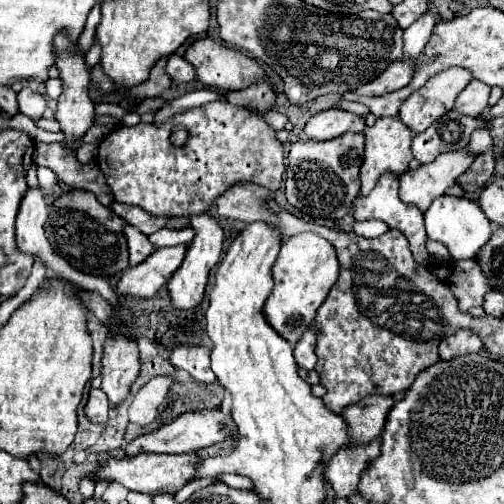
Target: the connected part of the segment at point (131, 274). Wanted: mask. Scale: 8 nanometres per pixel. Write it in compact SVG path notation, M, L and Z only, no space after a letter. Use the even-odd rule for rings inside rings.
M186 243L176 247L156 249L146 261L122 273L122 279L118 281L118 293L144 297L144 299L154 297L156 291L164 287L170 275L182 265L186 249L188 249Z

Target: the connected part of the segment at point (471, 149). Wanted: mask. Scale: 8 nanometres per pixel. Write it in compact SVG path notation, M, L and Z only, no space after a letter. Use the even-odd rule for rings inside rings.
M482 129L482 131L474 131L474 133L472 133L470 143L466 145L466 151L476 157L476 155L486 153L490 147L492 147L492 137L490 137L488 129Z

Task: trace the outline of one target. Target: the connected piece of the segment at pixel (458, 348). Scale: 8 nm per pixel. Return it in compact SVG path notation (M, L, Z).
M458 331L456 335L444 339L440 343L440 359L456 359L460 355L478 353L482 349L482 341L472 331Z

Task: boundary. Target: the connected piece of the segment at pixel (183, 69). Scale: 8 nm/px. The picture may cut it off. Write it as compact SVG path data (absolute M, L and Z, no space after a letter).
M172 55L166 63L166 75L176 83L190 83L196 77L194 67L180 55Z

